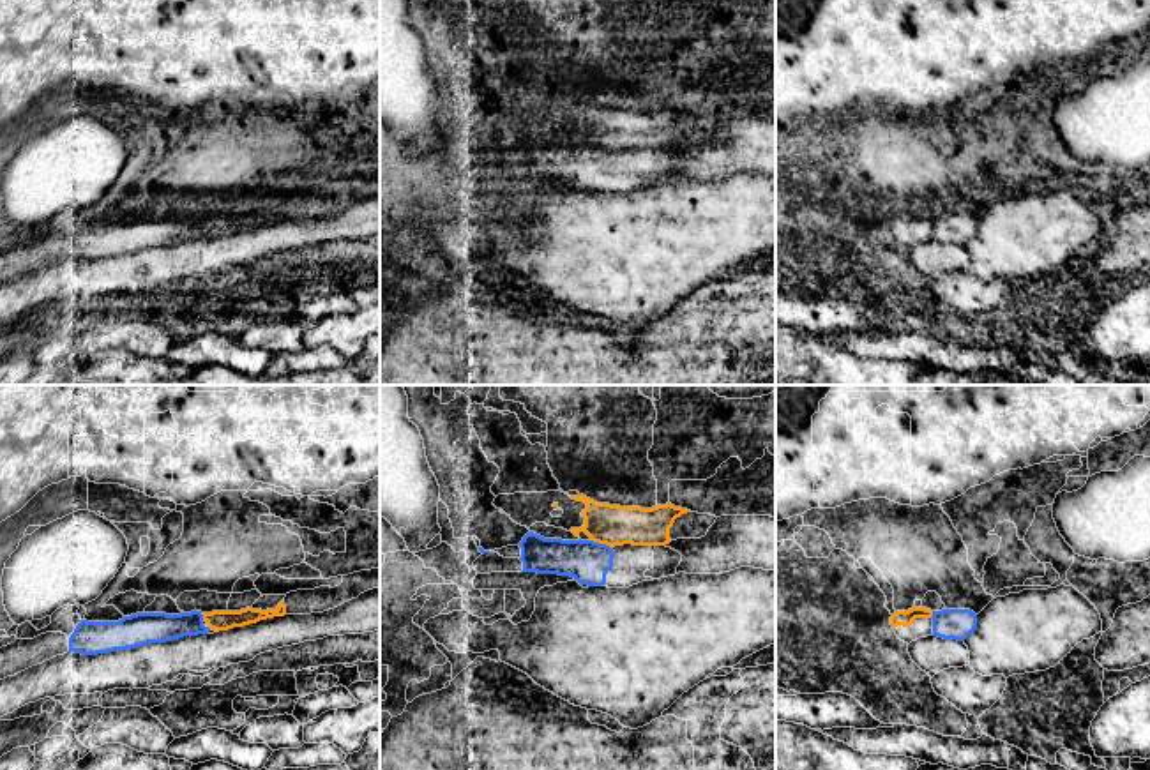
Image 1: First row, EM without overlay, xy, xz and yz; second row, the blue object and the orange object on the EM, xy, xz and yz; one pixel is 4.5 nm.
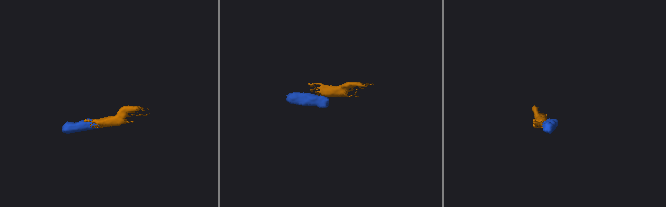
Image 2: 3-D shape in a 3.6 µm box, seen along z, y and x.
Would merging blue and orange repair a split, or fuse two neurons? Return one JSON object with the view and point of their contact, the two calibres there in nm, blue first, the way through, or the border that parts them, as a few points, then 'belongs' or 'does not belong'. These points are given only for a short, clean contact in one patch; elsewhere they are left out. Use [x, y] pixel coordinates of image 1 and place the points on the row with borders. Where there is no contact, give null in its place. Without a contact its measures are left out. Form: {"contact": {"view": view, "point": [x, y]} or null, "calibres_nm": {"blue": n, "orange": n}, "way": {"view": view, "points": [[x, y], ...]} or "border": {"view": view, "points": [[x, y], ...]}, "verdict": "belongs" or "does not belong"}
{"contact": {"view": "xz", "point": [597, 543]}, "calibres_nm": {"blue": 190, "orange": 190}, "border": {"view": "xz", "points": [[590, 539], [608, 546]]}, "verdict": "does not belong"}

